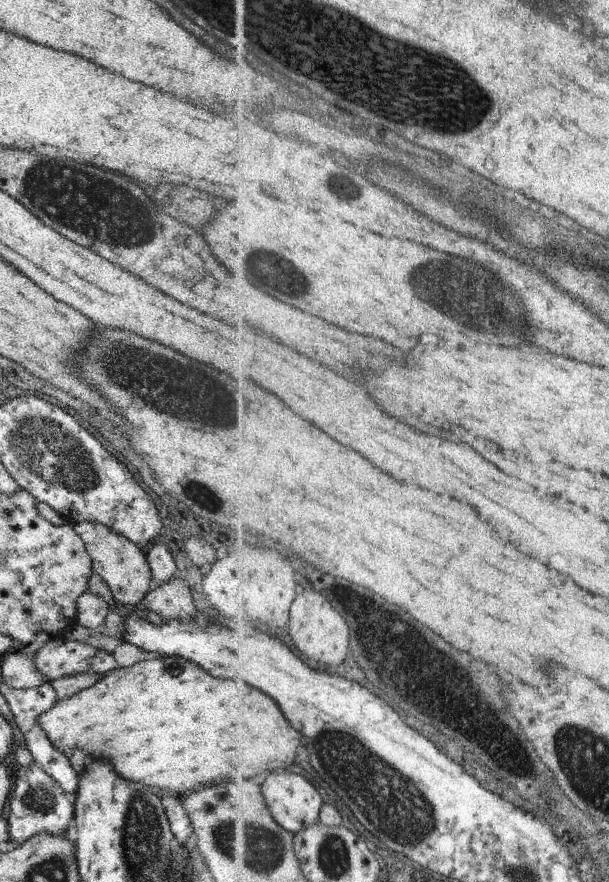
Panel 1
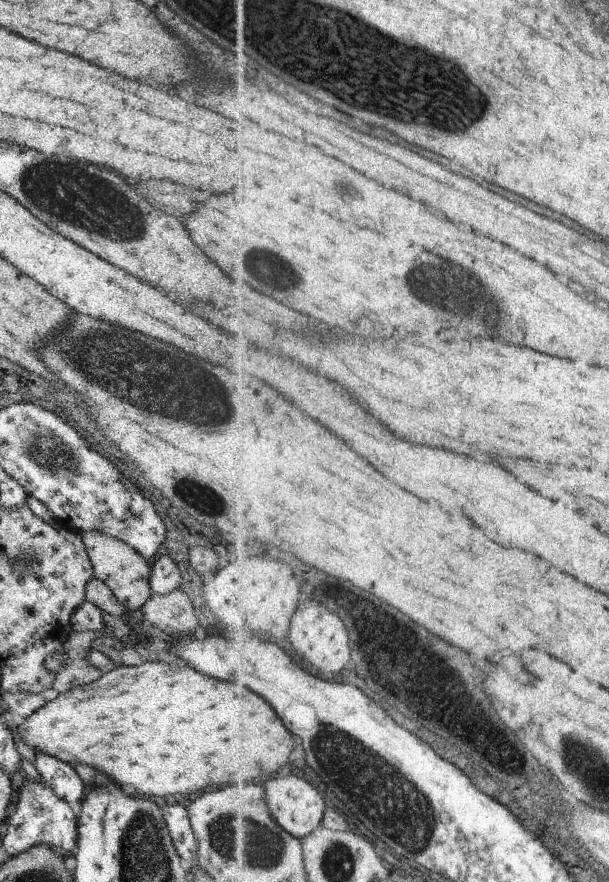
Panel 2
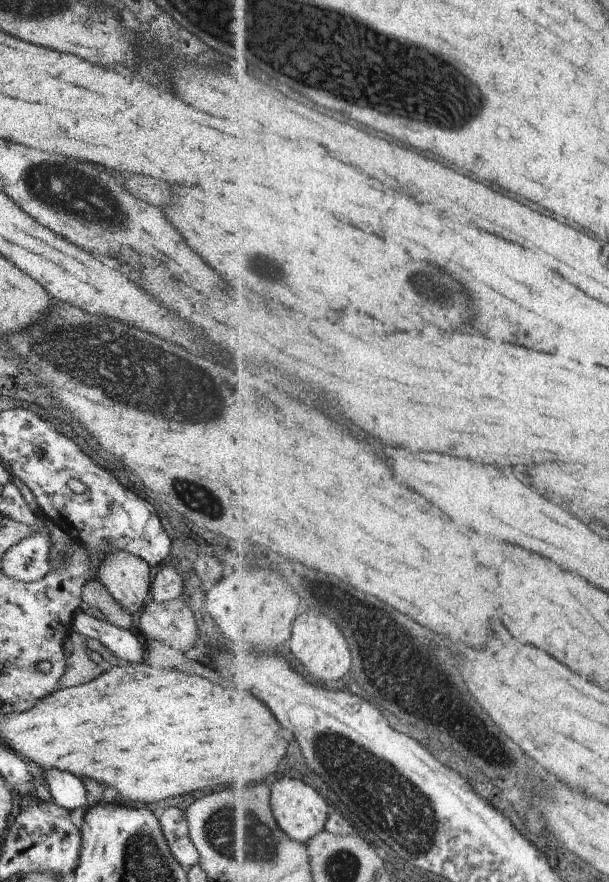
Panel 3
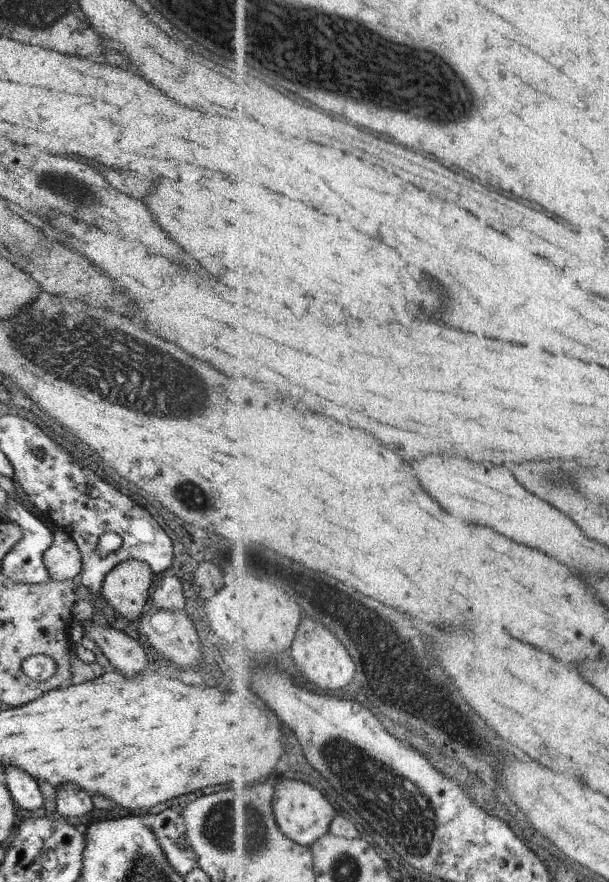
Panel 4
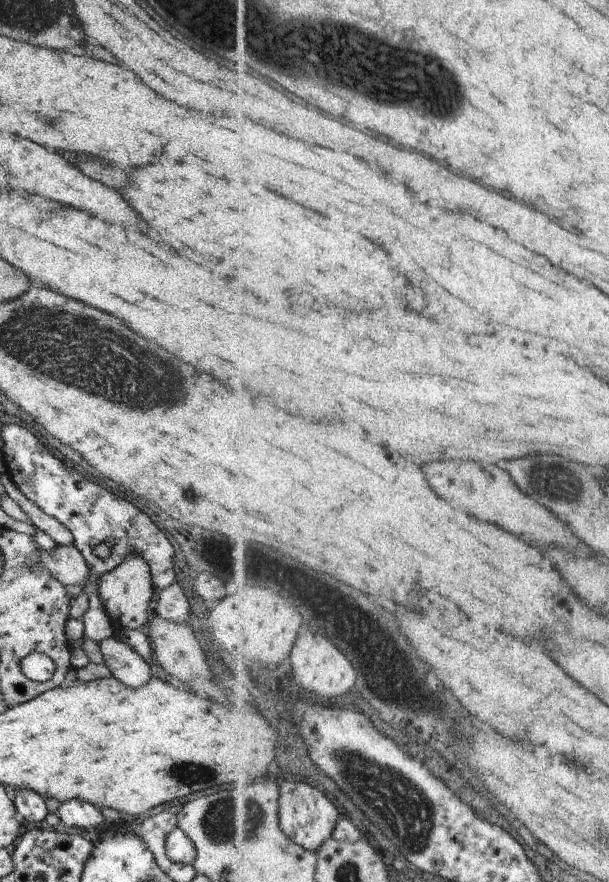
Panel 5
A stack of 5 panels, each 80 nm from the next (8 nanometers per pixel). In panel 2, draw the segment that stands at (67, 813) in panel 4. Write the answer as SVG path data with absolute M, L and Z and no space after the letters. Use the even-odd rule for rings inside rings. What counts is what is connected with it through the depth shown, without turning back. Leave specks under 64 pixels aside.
M37 751L33 765L41 780L45 781L61 800L66 803L80 802L84 797L85 785L70 764Z

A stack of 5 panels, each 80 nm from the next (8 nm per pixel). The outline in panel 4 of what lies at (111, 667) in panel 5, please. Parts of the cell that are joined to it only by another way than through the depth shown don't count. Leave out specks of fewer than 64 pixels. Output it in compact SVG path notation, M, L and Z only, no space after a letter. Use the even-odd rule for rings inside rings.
M79 623L84 635L93 641L115 672L127 678L140 678L148 668L148 659L136 640L125 632L101 624Z

